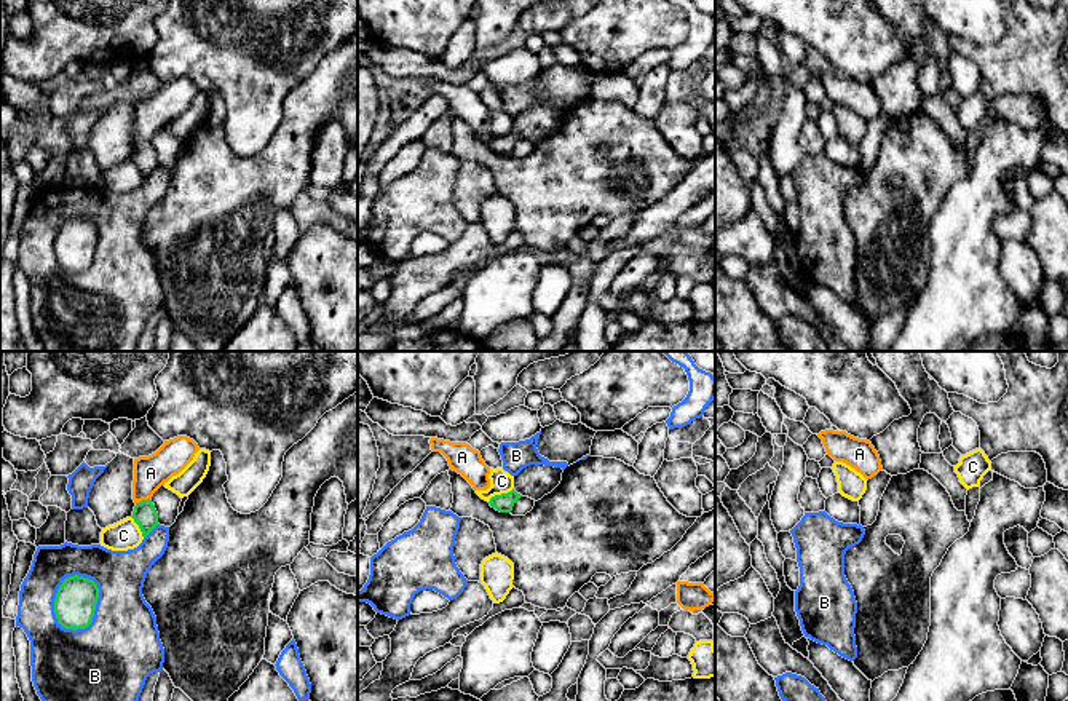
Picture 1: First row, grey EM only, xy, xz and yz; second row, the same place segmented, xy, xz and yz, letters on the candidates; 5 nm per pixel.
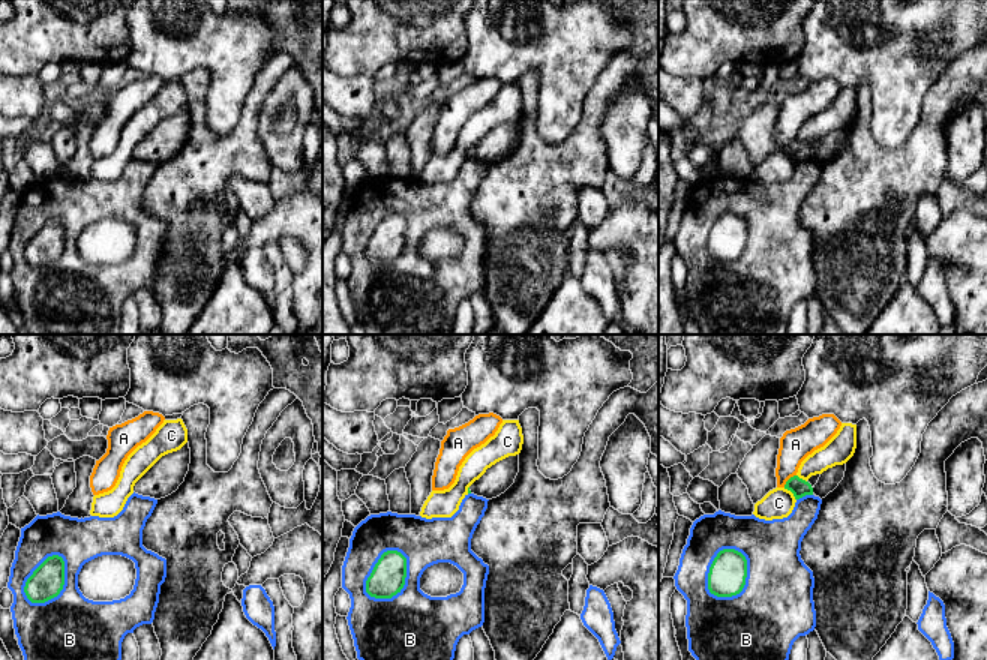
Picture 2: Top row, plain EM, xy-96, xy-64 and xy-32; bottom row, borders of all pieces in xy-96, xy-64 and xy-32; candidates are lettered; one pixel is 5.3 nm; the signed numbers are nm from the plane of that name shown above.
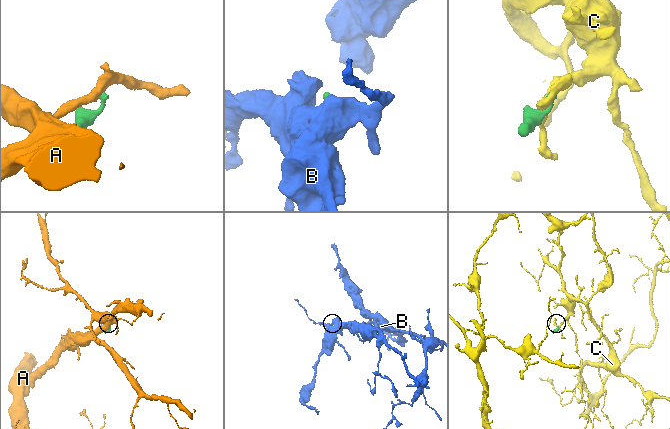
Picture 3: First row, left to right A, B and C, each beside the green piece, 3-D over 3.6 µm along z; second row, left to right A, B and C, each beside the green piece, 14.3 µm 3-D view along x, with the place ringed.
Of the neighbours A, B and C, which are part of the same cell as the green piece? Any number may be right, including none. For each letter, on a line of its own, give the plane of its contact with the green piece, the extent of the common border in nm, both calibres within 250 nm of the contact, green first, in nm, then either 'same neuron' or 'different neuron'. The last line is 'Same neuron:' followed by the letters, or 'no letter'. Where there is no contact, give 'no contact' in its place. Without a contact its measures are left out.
A: meets green in xy; contact 80 nm long; 120 nm thick on the green side, 170 nm on the other; different neuron
B: meets green in xy; contact 300 nm long; 200 nm thick on the green side, 400 nm on the other; different neuron
C: meets green in xz; contact 150 nm long; 90 nm thick on the green side, 110 nm on the other; different neuron
Same neuron: no letter

